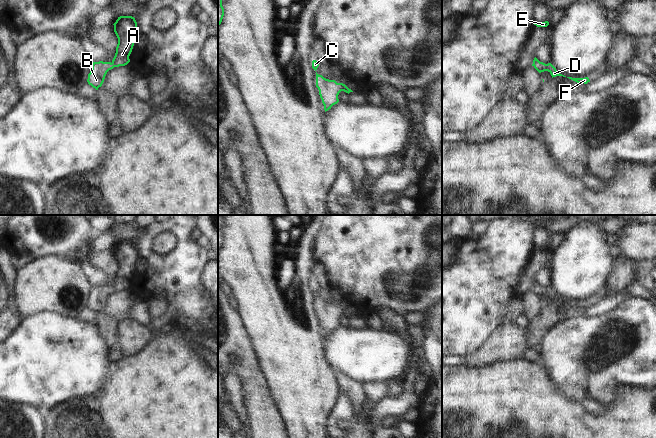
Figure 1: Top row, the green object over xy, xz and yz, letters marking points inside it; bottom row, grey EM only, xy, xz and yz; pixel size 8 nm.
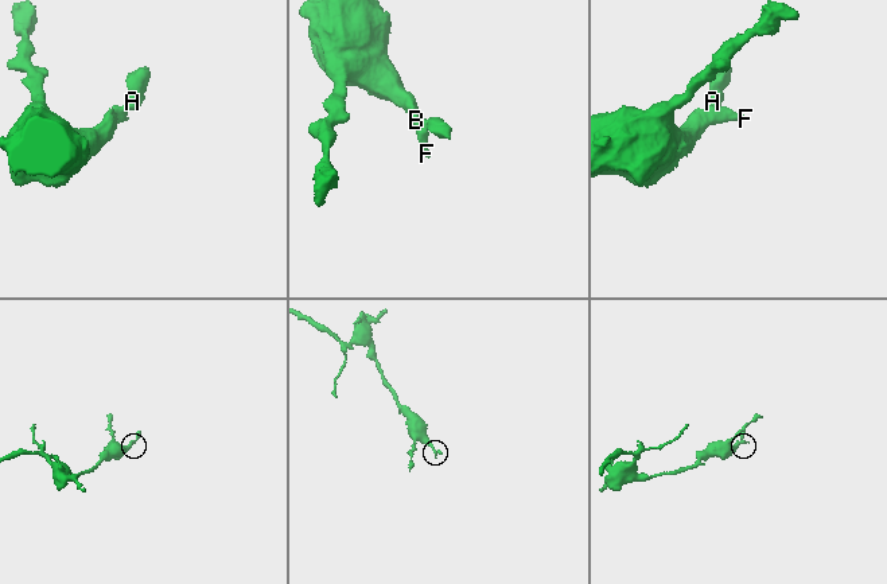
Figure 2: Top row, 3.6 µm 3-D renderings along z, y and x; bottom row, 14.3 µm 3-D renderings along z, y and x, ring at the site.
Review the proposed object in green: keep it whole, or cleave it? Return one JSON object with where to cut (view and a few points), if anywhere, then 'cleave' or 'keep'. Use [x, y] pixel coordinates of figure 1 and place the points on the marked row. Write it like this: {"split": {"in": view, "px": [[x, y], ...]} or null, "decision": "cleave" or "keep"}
{"split": null, "decision": "keep"}

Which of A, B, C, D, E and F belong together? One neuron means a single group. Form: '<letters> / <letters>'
A B C D E F

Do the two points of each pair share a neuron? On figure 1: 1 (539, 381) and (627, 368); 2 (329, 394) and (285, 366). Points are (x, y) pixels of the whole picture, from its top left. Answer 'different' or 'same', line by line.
1: different
2: same

